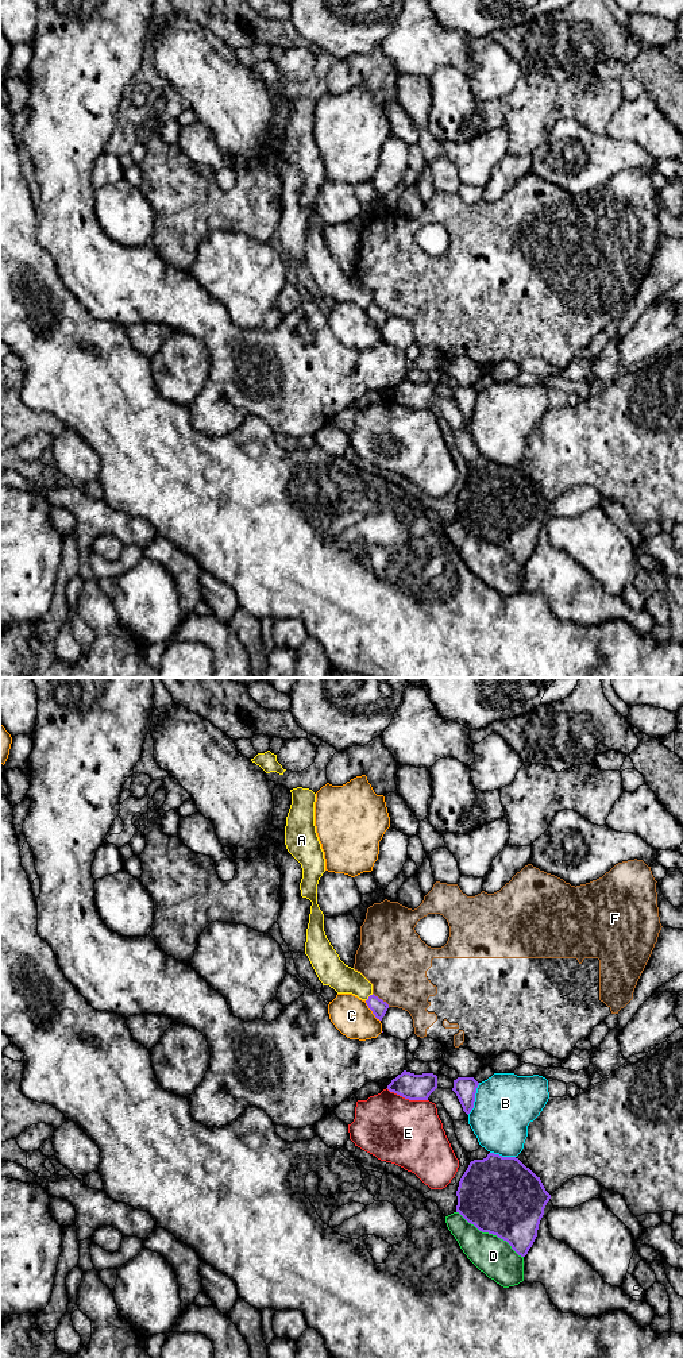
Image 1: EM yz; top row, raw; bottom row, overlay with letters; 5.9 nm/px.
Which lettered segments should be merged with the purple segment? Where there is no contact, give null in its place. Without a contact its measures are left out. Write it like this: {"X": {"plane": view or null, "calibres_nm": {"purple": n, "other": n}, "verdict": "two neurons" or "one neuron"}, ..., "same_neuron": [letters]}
{"A": {"plane": "yz", "calibres_nm": {"purple": 90, "other": 170}, "verdict": "two neurons"}, "B": {"plane": "yz", "calibres_nm": {"purple": 130, "other": 360}, "verdict": "two neurons"}, "C": {"plane": "yz", "calibres_nm": {"purple": 90, "other": 220}, "verdict": "two neurons"}, "D": {"plane": "yz", "calibres_nm": {"purple": 460, "other": 220}, "verdict": "two neurons"}, "E": {"plane": "yz", "calibres_nm": {"purple": 160, "other": 400}, "verdict": "two neurons"}, "F": {"plane": "yz", "calibres_nm": {"purple": 90, "other": 400}, "verdict": "two neurons"}, "same_neuron": []}

